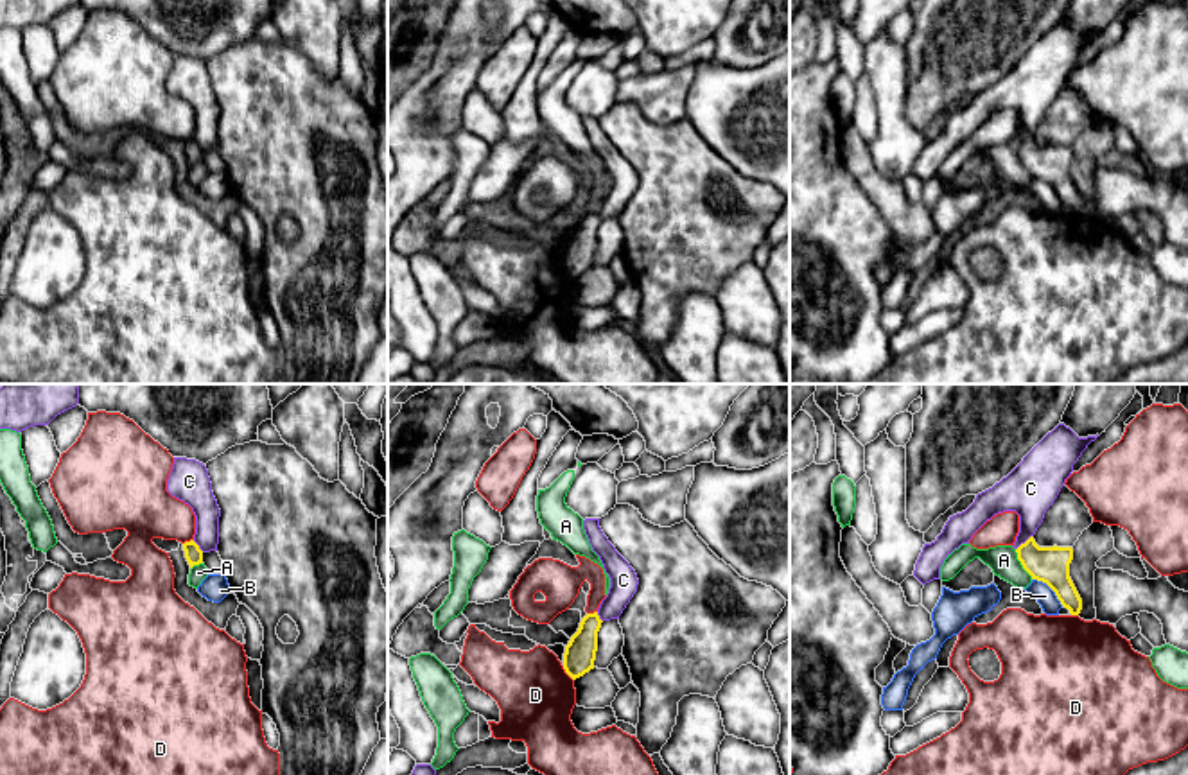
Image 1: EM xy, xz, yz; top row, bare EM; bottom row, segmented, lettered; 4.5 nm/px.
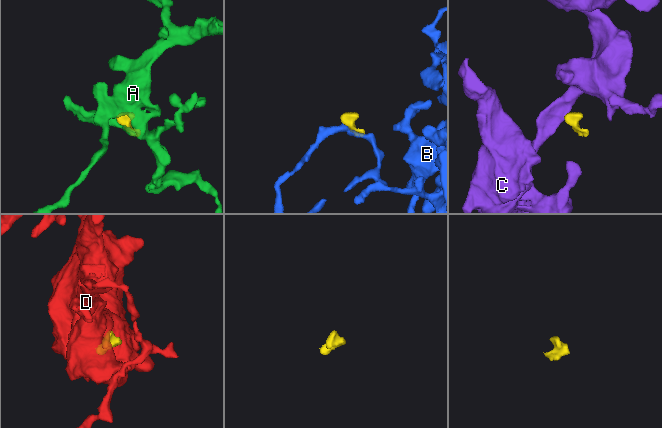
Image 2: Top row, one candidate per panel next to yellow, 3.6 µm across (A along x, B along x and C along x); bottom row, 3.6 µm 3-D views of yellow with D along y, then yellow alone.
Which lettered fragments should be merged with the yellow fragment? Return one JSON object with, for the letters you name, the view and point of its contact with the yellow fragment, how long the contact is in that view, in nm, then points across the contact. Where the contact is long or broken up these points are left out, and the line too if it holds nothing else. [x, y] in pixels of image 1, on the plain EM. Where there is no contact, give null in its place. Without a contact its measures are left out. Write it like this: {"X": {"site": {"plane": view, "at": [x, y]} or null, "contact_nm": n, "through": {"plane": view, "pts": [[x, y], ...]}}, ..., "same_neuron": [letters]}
{"same_neuron": []}

